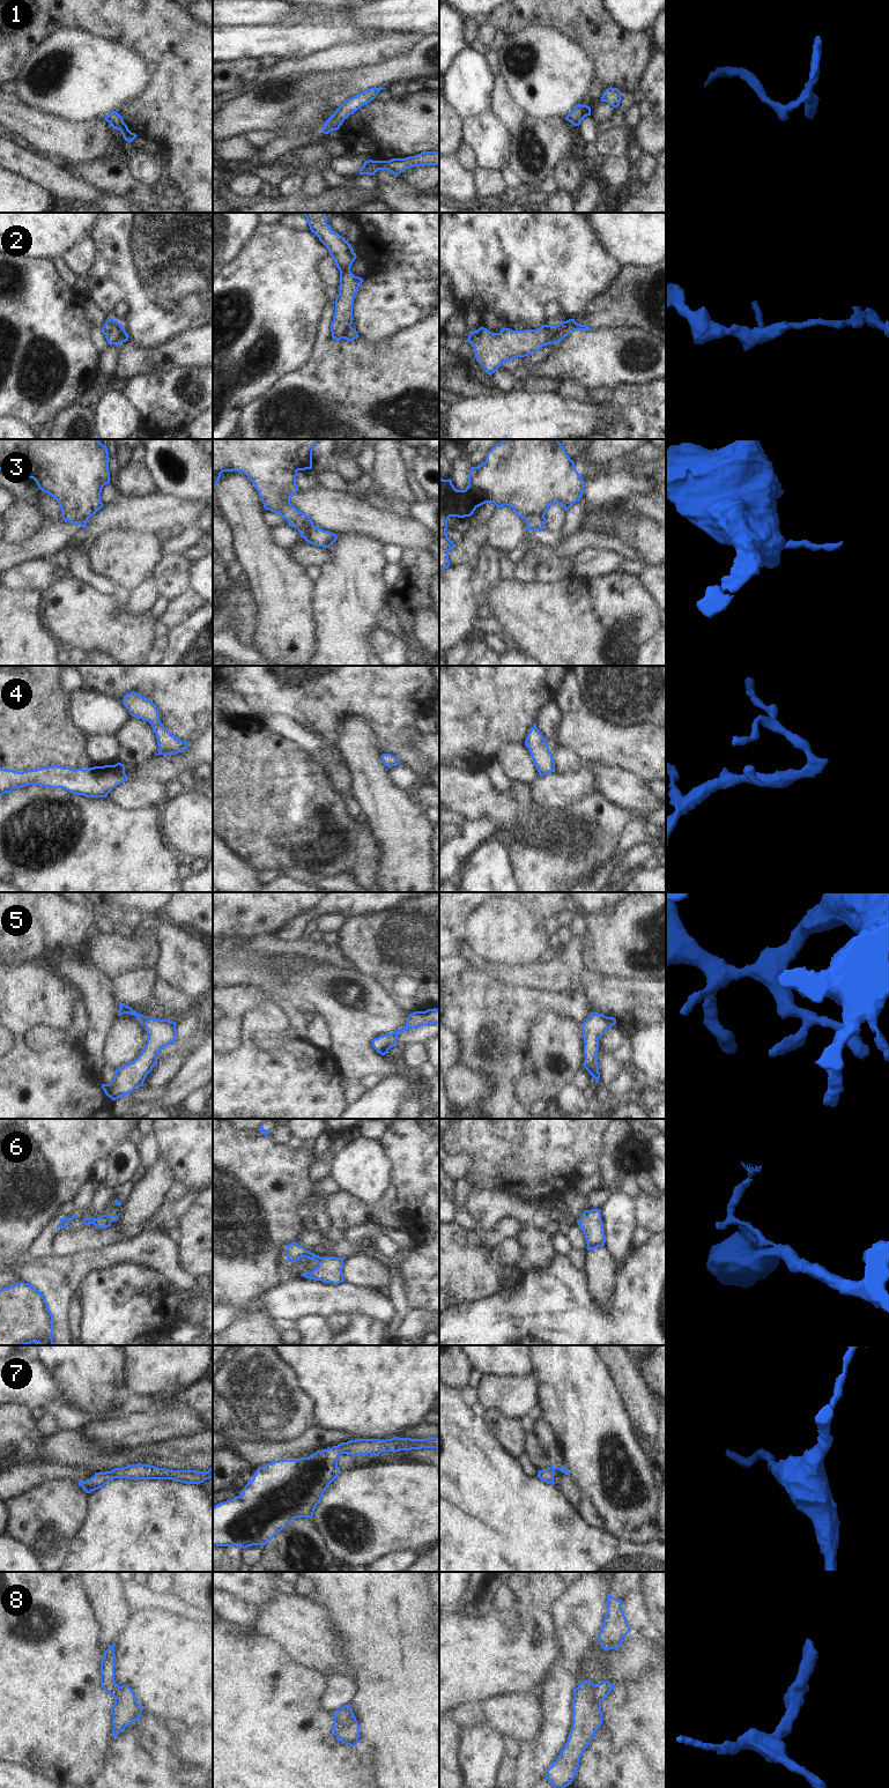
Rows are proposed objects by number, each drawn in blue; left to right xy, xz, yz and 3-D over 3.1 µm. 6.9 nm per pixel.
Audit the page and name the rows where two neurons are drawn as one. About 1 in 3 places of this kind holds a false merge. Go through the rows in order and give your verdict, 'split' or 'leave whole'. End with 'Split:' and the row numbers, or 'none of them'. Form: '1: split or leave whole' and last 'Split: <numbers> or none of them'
1: leave whole
2: split
3: split
4: leave whole
5: leave whole
6: split
7: leave whole
8: leave whole
Split: 2, 3, 6

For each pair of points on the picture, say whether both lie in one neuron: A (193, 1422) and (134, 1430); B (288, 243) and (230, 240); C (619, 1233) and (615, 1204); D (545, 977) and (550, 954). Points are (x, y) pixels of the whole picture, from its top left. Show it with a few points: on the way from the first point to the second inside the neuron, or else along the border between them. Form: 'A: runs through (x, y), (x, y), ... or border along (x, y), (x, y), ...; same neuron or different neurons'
A: runs through (178, 1422), (149, 1427); same neuron
B: border along (259, 224), (239, 252), (228, 262); different neurons
C: runs through (619, 1226), (619, 1211); same neuron
D: border along (556, 955), (549, 961), (538, 962); different neurons

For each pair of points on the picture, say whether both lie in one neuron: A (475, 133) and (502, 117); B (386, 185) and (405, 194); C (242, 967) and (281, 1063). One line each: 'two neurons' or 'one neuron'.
A: one neuron
B: one neuron
C: two neurons

